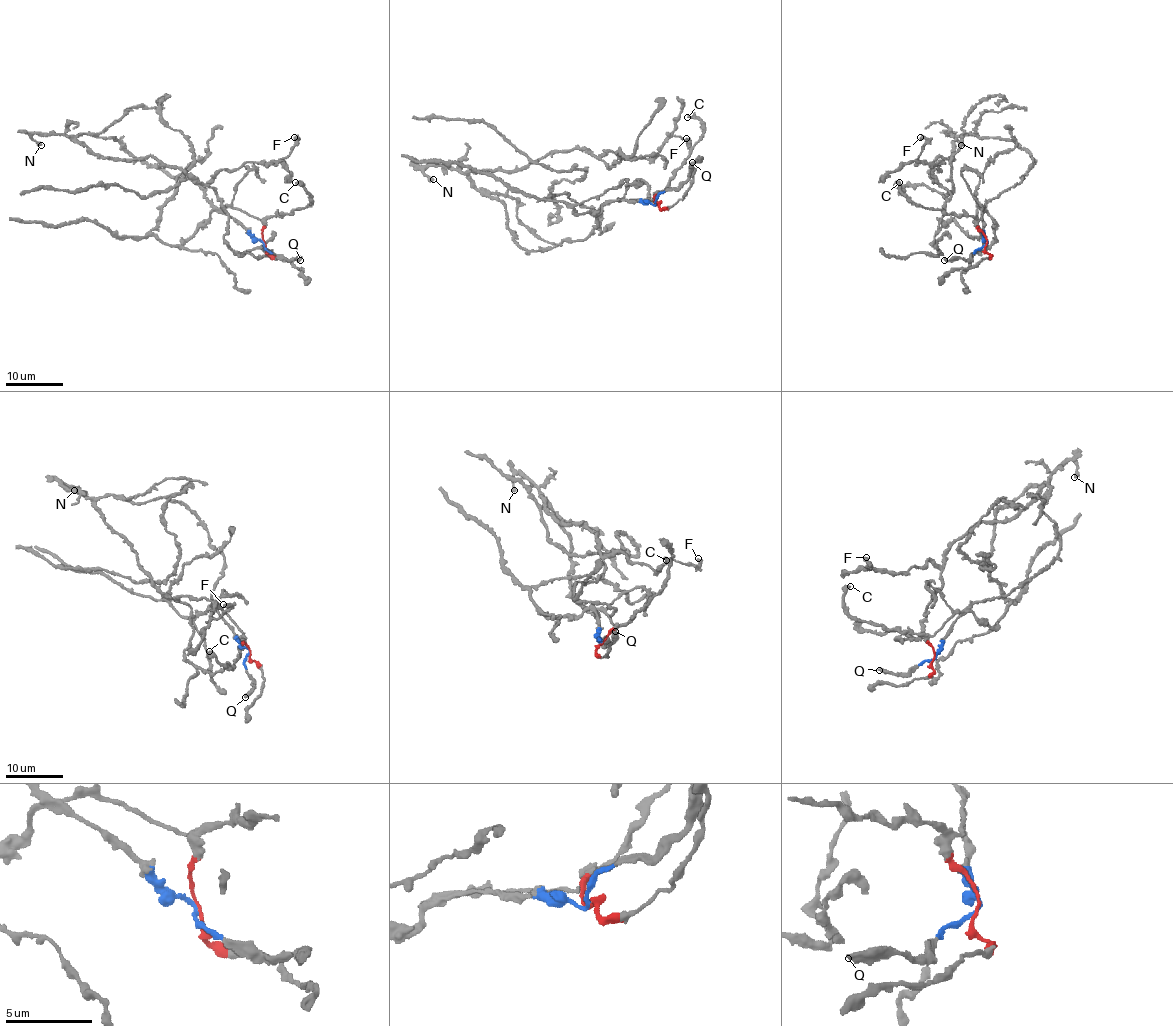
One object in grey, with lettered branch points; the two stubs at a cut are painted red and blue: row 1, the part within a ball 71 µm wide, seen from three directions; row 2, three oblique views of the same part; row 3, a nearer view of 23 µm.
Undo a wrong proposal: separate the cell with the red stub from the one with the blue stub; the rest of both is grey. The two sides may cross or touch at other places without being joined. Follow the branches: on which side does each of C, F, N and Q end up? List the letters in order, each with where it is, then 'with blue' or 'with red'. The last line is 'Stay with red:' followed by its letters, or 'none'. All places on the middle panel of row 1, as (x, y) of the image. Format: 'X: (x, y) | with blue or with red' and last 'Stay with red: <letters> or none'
C: (687, 117) | with red
F: (686, 138) | with blue
N: (433, 179) | with blue
Q: (692, 162) | with blue
Stay with red: C

